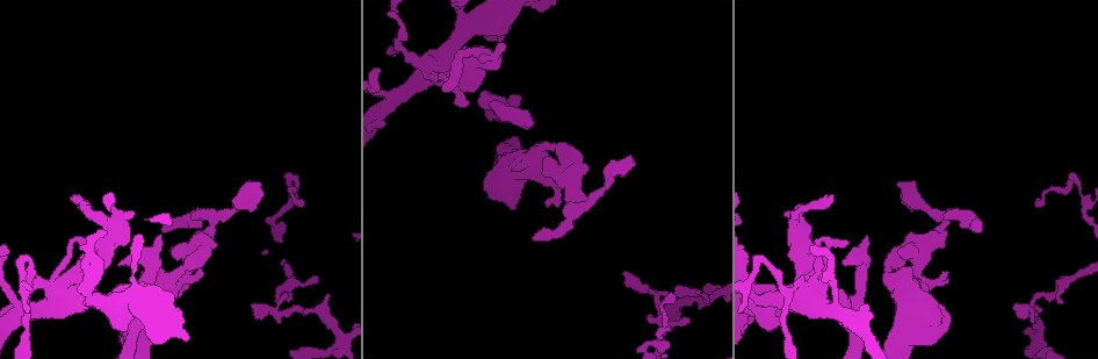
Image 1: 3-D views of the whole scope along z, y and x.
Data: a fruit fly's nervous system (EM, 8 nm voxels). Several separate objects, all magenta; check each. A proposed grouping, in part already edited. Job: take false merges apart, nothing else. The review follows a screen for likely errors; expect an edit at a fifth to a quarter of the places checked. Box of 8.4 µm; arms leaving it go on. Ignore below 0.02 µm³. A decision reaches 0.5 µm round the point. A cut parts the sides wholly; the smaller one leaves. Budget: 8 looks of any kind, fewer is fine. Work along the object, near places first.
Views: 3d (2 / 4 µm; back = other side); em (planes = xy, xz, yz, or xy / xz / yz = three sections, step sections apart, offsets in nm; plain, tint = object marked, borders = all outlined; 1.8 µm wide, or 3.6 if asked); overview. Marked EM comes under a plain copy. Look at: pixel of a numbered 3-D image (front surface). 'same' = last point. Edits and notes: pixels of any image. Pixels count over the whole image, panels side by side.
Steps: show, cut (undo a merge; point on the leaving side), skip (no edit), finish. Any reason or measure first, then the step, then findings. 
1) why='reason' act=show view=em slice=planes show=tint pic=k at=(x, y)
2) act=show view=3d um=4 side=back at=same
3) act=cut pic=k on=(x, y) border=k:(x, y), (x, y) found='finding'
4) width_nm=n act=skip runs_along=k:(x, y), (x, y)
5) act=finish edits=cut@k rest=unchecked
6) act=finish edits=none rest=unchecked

act=show view=3d um=2 pic=1 at=(1042, 341)

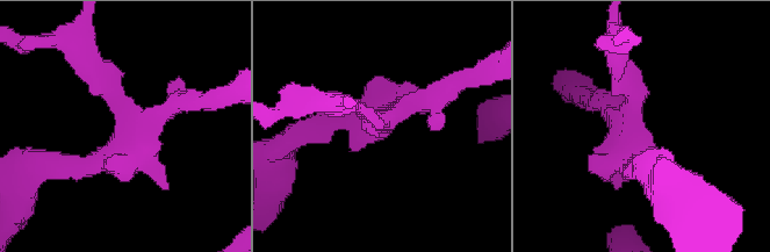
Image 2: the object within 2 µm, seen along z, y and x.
act=show view=em slice=yz step=8 show=tint pic=2 at=(634, 131)

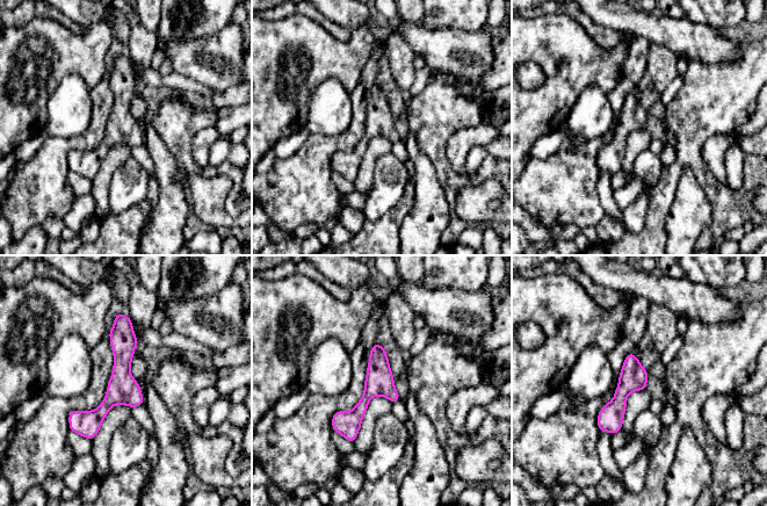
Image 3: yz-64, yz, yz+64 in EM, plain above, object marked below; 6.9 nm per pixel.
act=skip runs_along=3:(118, 317), (121, 389), (88, 435) found='continuous, no second neuron'

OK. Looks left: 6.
why='sharp bend' act=show view=3d um=4 side=back pic=1 at=(580, 206)

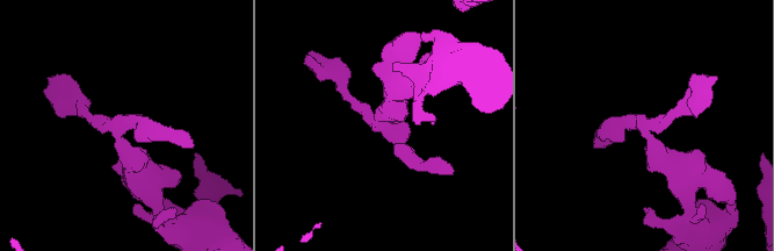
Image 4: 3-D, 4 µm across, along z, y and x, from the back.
arms=3 arm_widths_nm=170,220,360 act=show view=em slice=xy step=4 show=tint pic=4 at=(385, 124)

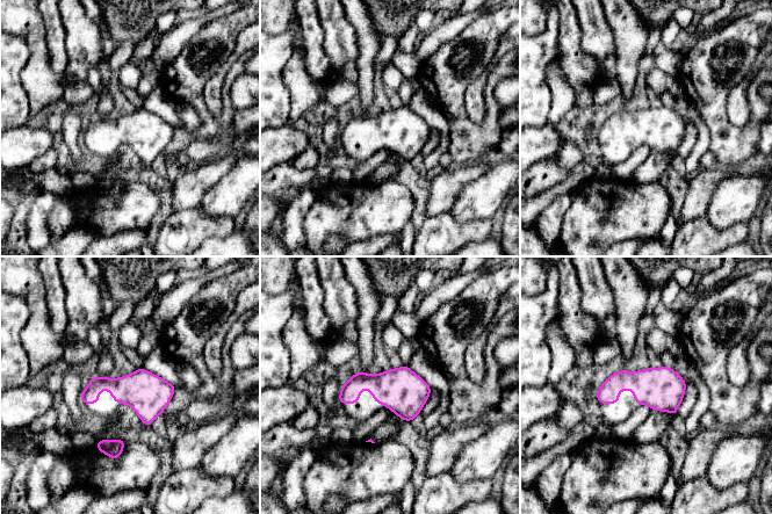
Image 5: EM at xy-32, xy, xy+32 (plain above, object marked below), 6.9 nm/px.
act=skip found='one neuron here'

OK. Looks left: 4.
why='thick turns thin' act=show view=em slice=yz step=4 show=borders pic=1 at=(1084, 217)

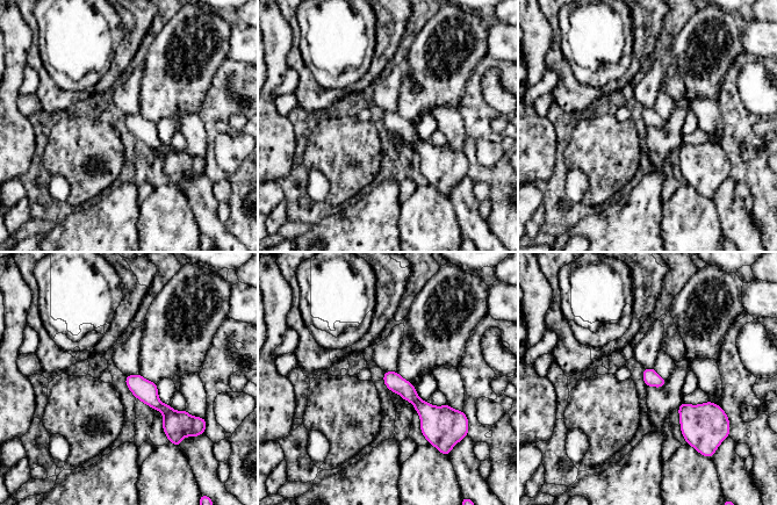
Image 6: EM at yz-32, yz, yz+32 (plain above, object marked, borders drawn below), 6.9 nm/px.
act=skip runs_along=6:(387, 374), (433, 418), (447, 418) found='one neuron here'

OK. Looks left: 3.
why='a fork' act=show view=3d um=2 pic=1 at=(481, 22)

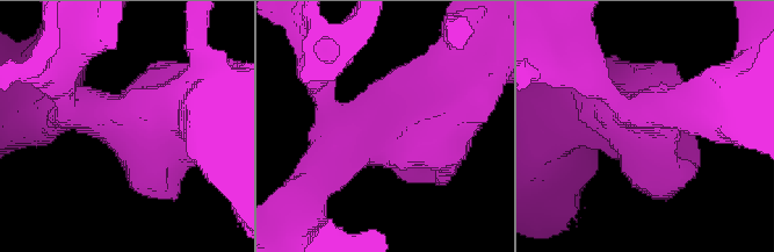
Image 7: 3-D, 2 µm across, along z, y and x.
why='shape alone is not enough' act=show view=em slice=xz step=8 show=tint pic=7 at=(647, 119)

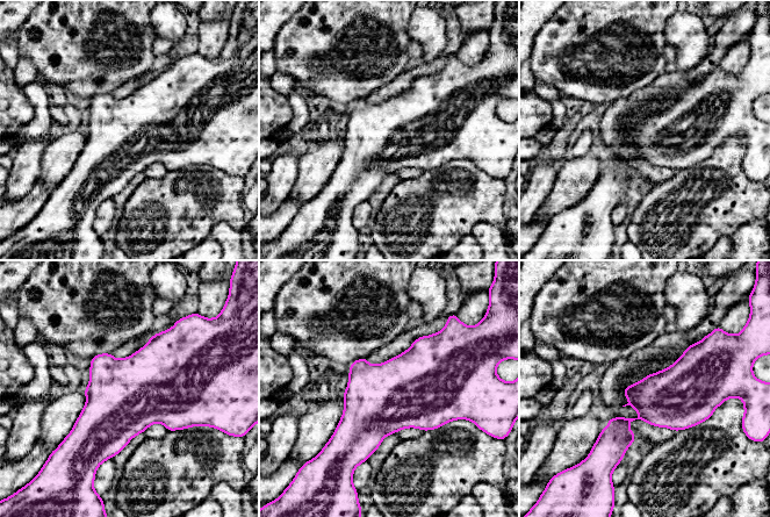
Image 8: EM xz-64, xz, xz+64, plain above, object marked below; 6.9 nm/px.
act=show view=em slice=planes show=tint at=same

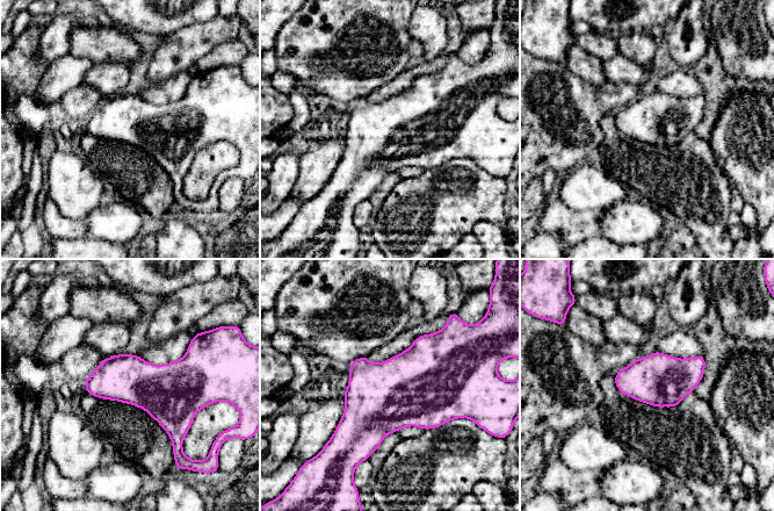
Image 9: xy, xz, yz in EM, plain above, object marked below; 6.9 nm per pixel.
width_nm=340 act=skip found='continuous, no second neuron'

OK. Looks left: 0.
act=finish edits=none rest=unchecked

